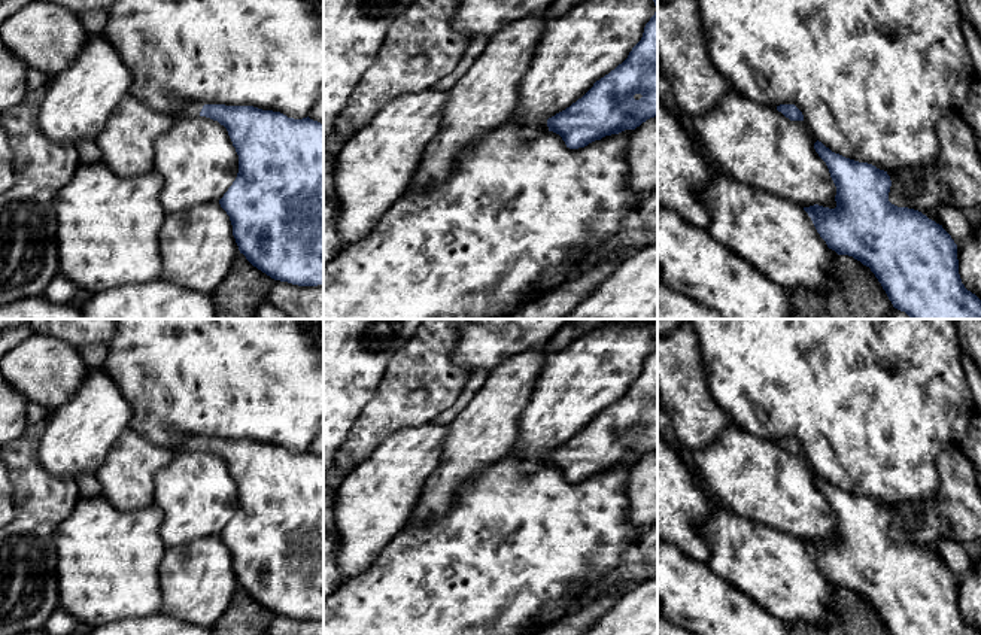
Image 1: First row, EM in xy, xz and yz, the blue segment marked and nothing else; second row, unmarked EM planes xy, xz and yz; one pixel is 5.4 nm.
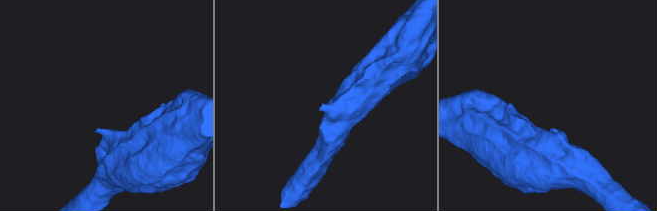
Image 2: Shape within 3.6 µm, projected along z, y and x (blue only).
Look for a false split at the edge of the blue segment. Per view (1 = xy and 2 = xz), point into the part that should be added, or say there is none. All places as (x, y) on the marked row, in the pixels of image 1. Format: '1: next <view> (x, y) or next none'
1: next xy (193, 109)
2: next none

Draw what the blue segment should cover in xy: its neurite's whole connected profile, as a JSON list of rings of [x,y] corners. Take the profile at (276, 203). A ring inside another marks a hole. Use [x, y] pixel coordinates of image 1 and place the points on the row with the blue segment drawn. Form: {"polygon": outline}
{"polygon": [[[191,101],[186,106],[182,106],[176,113],[177,119],[195,116],[206,116],[224,125],[239,155],[237,177],[219,200],[219,204],[230,216],[233,236],[240,253],[243,253],[253,267],[274,280],[288,282],[298,286],[324,285],[324,124],[313,121],[309,116],[303,119],[294,119],[280,112],[262,110],[253,106],[203,104],[198,101]]]}

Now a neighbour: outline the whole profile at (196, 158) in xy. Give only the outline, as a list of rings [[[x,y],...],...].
[[[206,116],[179,118],[155,142],[154,170],[163,177],[160,201],[167,213],[219,201],[239,173],[239,155],[228,131]]]

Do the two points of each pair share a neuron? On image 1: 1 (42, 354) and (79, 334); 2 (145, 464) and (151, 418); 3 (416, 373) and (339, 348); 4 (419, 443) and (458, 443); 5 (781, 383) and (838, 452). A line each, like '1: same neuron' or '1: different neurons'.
1: different neurons
2: different neurons
3: different neurons
4: different neurons
5: same neuron

